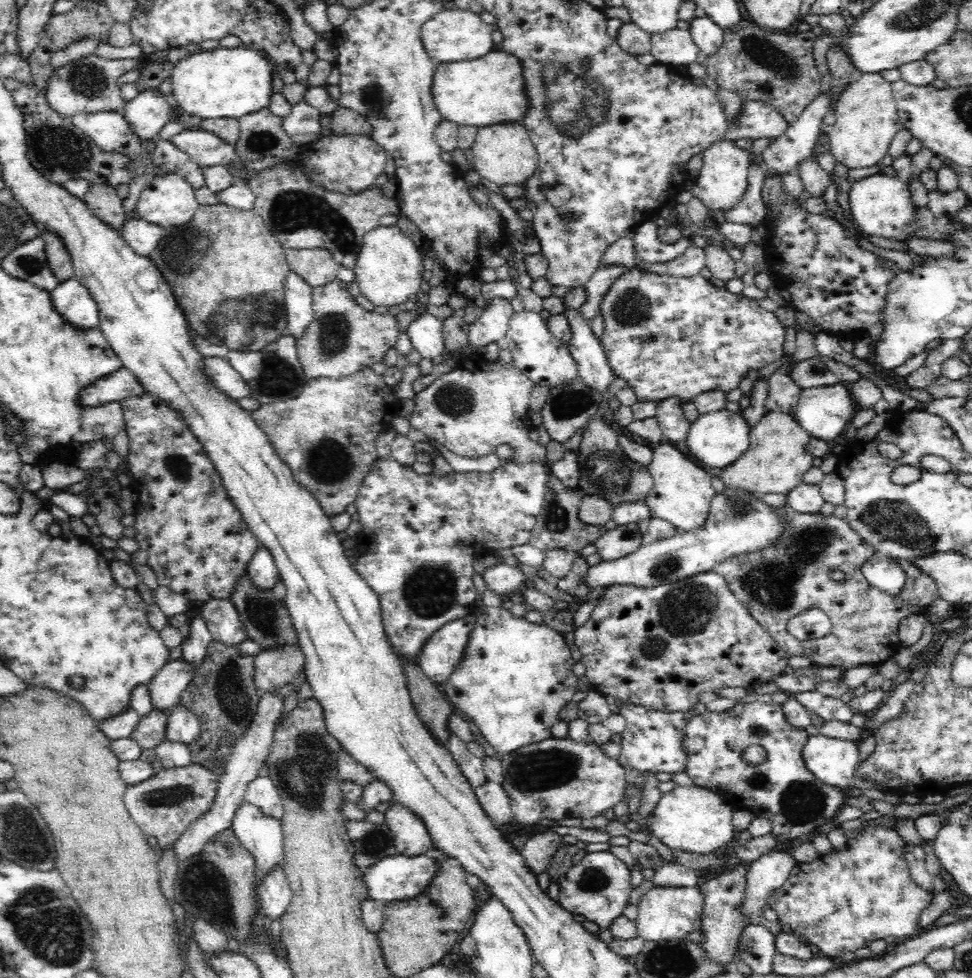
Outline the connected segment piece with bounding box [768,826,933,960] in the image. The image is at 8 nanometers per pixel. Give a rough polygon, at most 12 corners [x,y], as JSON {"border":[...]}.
{"border":[[896,828],[798,863],[769,896],[820,954],[919,933],[933,894]]}

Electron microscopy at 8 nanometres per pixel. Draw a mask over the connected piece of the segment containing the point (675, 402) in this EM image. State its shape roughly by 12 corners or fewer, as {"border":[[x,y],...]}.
{"border":[[680,398],[657,404],[665,442],[686,451],[691,424]]}

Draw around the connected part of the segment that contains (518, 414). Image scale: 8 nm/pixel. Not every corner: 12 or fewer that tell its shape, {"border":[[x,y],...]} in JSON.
{"border":[[500,359],[415,395],[410,426],[462,458],[529,438],[535,383]]}

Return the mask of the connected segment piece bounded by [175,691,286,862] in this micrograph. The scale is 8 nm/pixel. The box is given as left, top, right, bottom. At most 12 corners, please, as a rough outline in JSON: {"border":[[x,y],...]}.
{"border":[[261,691],[219,776],[216,802],[175,844],[177,862],[231,827],[268,758],[286,698]]}

